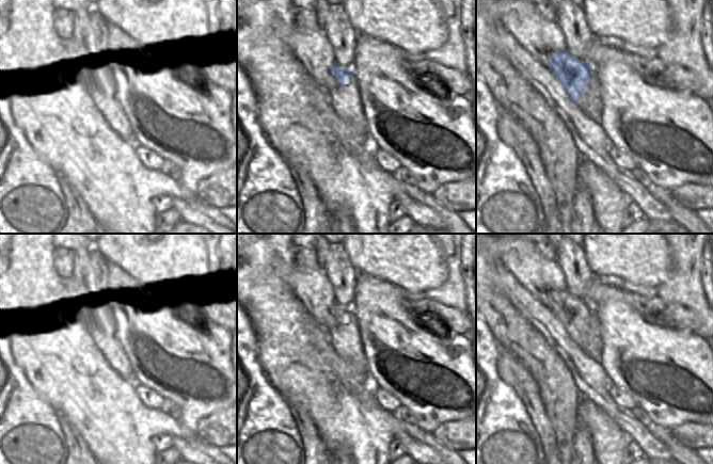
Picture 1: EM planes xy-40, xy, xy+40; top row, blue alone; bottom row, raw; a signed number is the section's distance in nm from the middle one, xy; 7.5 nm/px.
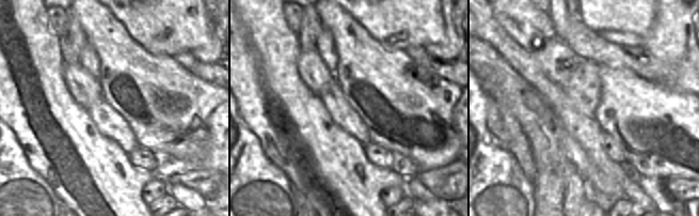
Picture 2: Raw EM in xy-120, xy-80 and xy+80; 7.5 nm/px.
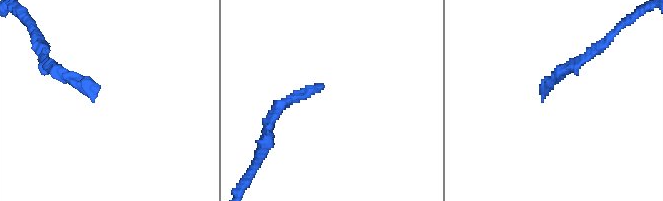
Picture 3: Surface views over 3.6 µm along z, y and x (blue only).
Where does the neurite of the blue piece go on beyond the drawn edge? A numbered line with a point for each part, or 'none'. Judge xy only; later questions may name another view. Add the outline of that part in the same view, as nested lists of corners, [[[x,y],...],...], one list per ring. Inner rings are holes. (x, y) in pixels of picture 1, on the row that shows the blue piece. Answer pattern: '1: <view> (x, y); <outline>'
1: xy (345, 98); [[[352,76],[348,82],[338,85],[328,94],[334,111],[340,118],[352,125],[366,127],[360,92]]]

